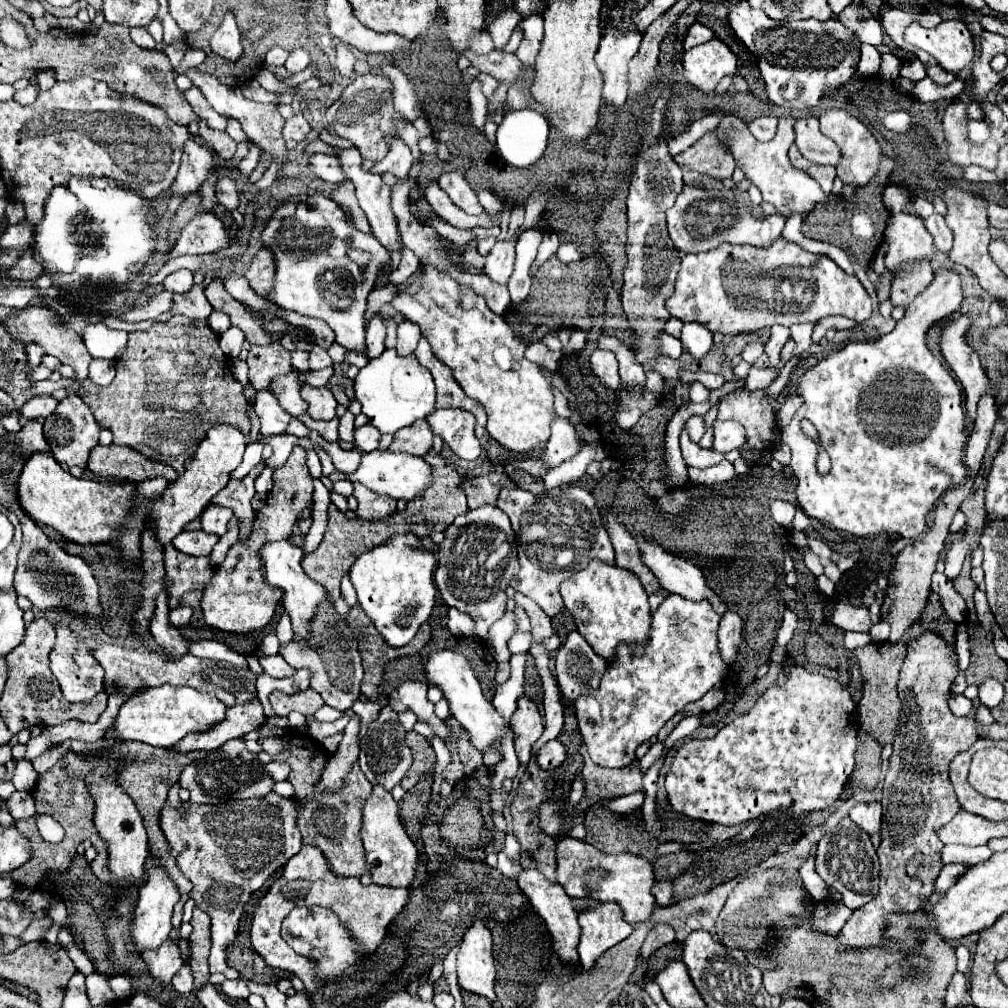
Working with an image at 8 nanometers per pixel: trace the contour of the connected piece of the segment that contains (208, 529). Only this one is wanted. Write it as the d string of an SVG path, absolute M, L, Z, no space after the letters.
M209 505L203 515L201 515L201 529L205 533L215 533L215 535L225 535L227 531L227 521L233 517L233 511L221 505Z

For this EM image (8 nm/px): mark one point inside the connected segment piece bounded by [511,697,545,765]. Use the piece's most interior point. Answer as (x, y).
(527, 723)

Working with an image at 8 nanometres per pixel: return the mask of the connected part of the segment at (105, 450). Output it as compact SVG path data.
M97 445L91 449L91 457L87 467L95 473L95 475L105 475L105 477L121 477L127 481L141 481L143 477L169 477L169 481L177 479L175 469L171 469L169 465L157 463L145 455L141 455L139 451L135 451L133 447L125 447L125 445Z

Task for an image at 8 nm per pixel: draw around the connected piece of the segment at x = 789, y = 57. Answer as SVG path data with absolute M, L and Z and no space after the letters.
M741 1L729 11L729 23L735 35L757 57L767 97L779 107L815 107L825 95L827 87L837 89L855 75L861 43L839 19L829 19L825 23L815 19L773 21L771 17L765 17L765 11L753 9L747 1Z

